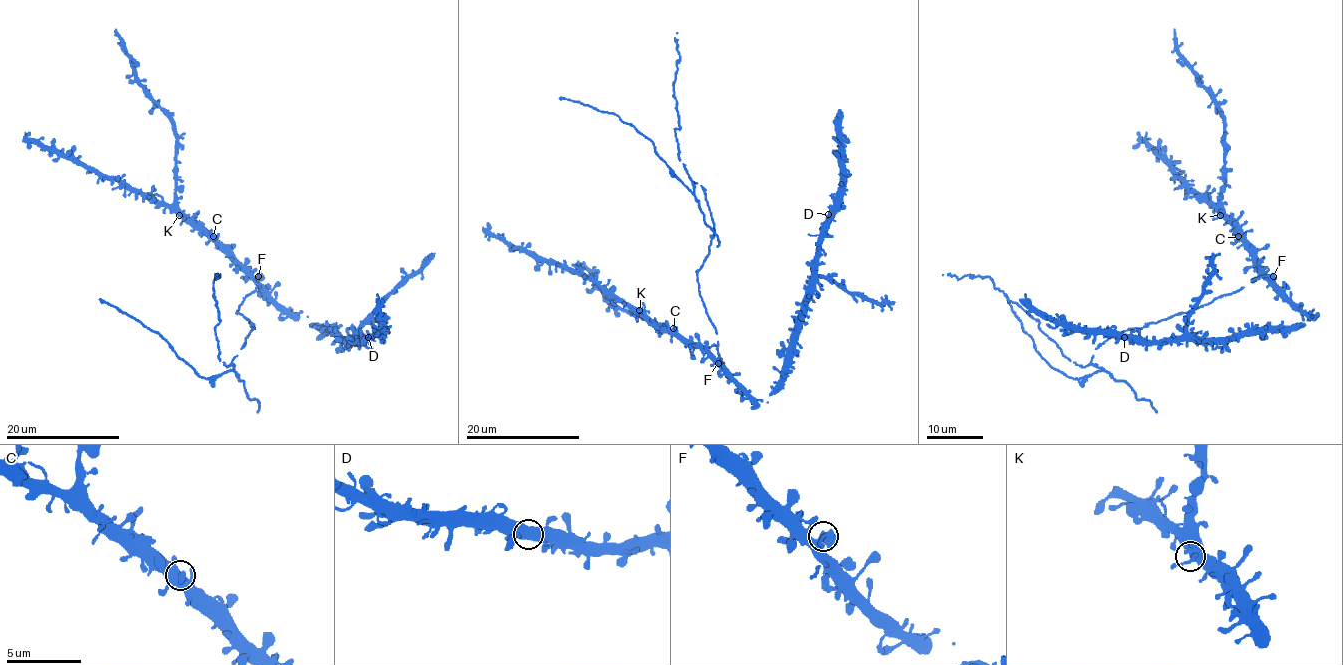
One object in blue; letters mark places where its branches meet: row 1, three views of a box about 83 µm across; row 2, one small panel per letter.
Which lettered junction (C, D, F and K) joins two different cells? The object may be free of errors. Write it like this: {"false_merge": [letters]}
{"false_merge": []}

